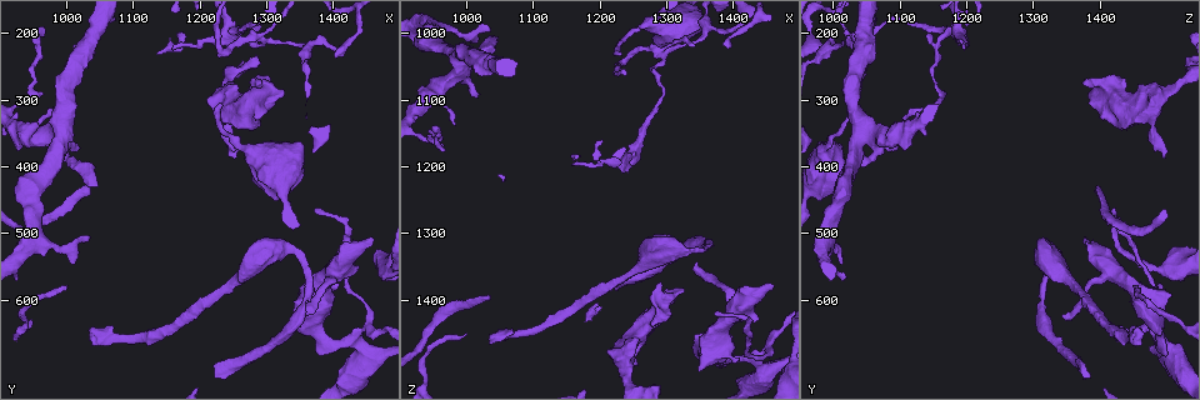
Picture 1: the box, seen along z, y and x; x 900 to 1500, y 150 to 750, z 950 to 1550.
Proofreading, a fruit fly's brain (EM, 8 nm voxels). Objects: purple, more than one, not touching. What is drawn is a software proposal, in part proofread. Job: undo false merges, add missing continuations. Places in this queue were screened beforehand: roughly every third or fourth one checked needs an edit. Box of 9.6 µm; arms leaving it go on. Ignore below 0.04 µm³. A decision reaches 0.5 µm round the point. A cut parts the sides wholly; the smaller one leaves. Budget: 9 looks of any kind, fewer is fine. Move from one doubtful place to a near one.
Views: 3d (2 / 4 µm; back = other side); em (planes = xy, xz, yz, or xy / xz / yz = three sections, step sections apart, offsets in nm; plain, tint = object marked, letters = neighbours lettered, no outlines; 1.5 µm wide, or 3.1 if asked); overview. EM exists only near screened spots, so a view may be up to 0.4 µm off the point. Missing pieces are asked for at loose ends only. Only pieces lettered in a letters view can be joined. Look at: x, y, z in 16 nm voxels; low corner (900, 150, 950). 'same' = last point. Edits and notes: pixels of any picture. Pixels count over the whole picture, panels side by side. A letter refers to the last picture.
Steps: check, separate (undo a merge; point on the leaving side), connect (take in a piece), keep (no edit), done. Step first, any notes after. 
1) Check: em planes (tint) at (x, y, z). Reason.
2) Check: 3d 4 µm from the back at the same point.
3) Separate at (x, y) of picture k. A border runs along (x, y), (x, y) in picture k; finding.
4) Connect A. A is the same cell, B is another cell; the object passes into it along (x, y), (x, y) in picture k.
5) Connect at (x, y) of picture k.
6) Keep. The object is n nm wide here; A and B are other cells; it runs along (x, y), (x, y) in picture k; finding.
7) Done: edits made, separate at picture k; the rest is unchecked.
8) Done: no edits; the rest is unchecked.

Check: 3d 4 µm from the back at (1370, 465, 1425). Long arm stops here.

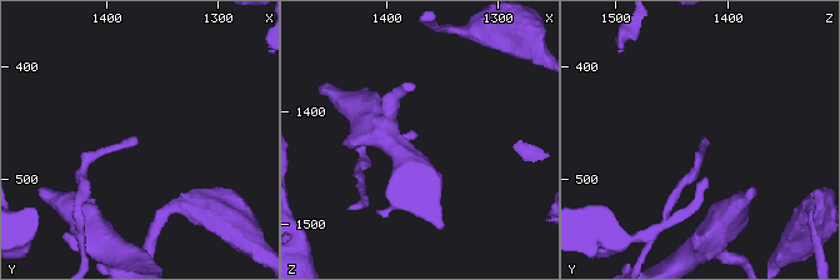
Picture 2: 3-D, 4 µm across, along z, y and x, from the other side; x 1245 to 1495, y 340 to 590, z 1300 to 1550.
Check: em planes (letters) at (1374, 466, 1424).

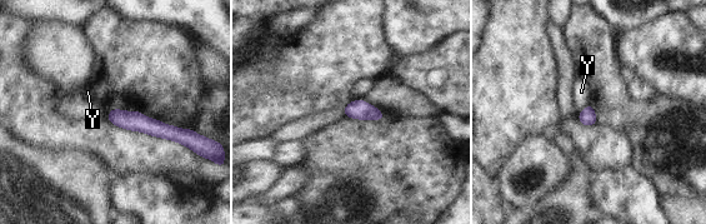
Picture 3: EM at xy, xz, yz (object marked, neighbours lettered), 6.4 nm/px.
Keep. Y is another cell; it runs along (111, 114), (165, 132), (184, 133) in picture 3; no lettered piece goes on from it.

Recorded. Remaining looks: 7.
Check: em planes (letters) at (1285, 270, 1440). Branch stops here.

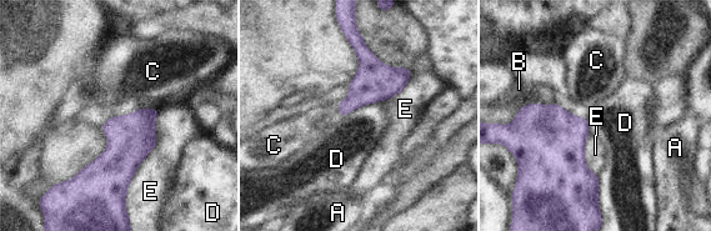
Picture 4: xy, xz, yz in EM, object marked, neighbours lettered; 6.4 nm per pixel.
Keep. A, B, C, D and E are other cells; a border runs along (380, 101), (364, 104), (341, 116) in picture 4; no lettered piece goes on from it.

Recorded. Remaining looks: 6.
Check: em xy step 8 (letters) at (1235, 305, 1030).

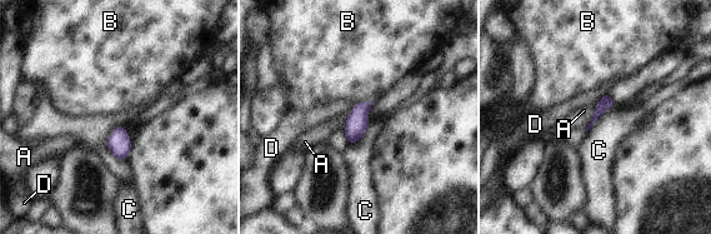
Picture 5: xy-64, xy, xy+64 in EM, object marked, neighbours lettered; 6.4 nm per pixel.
Keep. A, B, C and D are other cells; a border runs along (374, 103), (367, 99), (351, 106) in picture 5; no lettered piece goes on from it.

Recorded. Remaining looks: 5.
Check: em planes (letters) at (1035, 655, 1460). End of a long branch.

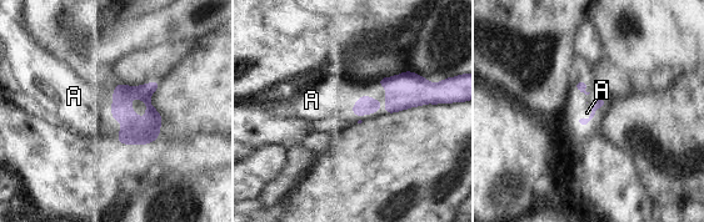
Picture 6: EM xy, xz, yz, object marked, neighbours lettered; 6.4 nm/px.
Connect A. A is the same cell; the object passes into it along (597, 102), (592, 110), (587, 112) in picture 6; it goes on there.

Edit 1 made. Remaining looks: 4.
Done: edits made, connect at picture 6; the rest is unchecked.

